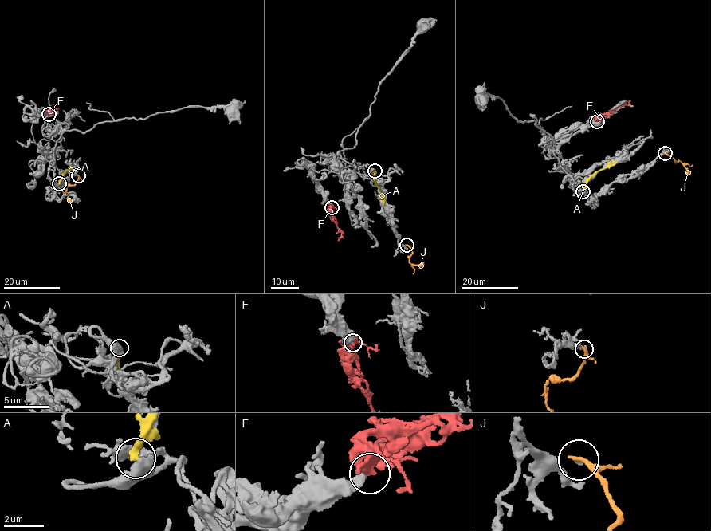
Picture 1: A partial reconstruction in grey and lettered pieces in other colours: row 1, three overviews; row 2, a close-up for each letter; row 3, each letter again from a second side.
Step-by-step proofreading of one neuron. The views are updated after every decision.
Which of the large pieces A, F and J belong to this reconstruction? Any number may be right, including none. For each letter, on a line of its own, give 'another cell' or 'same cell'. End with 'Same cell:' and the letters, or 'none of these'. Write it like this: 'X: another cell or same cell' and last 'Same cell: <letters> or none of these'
A: another cell
F: same cell
J: another cell
Same cell: F

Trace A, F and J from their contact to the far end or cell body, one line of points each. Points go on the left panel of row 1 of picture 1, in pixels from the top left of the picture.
A: (60, 183), (66, 171), (71, 170), (70, 165)
F: (49, 114), (56, 108), (53, 104)
J: (78, 175), (76, 183), (66, 186), (71, 202)

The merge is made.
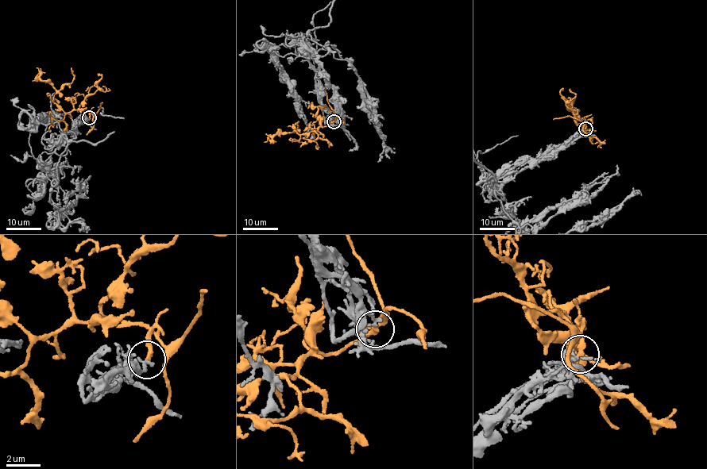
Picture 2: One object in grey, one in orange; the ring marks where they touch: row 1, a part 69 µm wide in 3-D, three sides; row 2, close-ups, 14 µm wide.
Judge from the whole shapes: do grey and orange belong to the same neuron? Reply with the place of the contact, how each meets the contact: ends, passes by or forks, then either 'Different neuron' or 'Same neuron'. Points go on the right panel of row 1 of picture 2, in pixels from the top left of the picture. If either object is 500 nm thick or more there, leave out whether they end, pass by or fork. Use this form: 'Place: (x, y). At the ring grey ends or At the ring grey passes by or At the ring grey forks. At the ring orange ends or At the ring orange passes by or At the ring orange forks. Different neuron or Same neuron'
Place: (585, 128). At the ring grey passes by. At the ring orange ends. Same neuron

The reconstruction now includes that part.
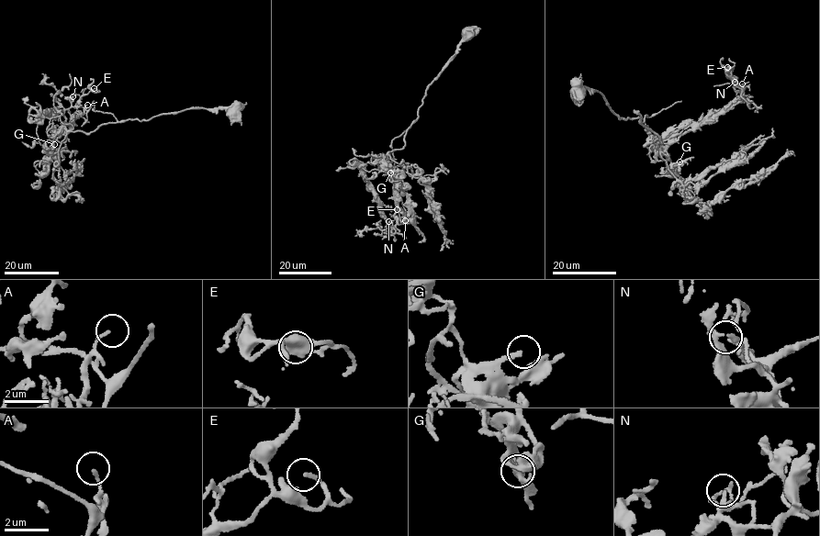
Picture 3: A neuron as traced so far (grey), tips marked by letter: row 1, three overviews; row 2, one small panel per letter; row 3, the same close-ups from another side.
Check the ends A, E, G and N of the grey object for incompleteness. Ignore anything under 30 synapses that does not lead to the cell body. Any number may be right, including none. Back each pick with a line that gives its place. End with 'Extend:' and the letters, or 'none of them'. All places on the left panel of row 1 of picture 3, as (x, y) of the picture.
G: (54, 144)
Extend: G

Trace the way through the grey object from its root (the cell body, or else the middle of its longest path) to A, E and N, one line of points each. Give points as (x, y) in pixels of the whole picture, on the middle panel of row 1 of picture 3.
A: (466, 33), (455, 56), (427, 89), (417, 118), (406, 132), (405, 145), (387, 155), (388, 174), (405, 220)
E: (466, 33), (427, 89), (405, 145), (387, 155), (407, 220), (397, 222), (397, 209)
N: (466, 33), (455, 56), (427, 89), (405, 145), (387, 155), (388, 174), (407, 220), (394, 226), (388, 221)

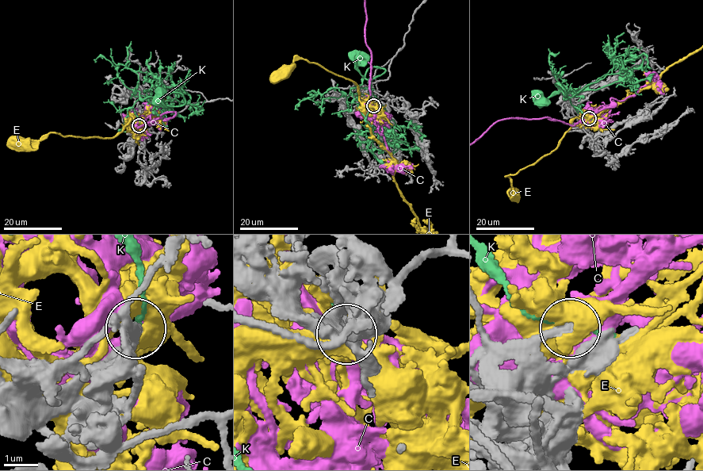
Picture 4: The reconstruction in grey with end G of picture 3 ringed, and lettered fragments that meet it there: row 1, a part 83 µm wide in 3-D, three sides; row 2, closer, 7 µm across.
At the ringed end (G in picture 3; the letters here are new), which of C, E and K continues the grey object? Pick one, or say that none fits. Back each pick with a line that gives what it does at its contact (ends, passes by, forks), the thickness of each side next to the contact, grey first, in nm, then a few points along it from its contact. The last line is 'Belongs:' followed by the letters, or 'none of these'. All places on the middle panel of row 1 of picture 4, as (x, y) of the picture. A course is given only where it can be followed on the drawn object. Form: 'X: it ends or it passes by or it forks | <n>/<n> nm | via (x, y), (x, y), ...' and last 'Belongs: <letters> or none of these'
Belongs: none of these

